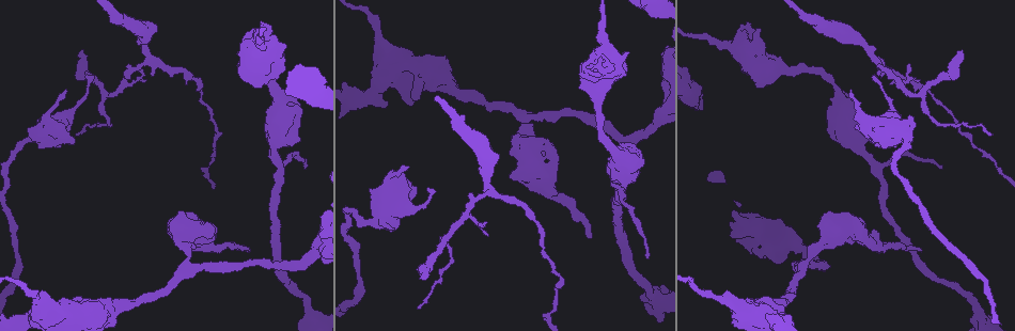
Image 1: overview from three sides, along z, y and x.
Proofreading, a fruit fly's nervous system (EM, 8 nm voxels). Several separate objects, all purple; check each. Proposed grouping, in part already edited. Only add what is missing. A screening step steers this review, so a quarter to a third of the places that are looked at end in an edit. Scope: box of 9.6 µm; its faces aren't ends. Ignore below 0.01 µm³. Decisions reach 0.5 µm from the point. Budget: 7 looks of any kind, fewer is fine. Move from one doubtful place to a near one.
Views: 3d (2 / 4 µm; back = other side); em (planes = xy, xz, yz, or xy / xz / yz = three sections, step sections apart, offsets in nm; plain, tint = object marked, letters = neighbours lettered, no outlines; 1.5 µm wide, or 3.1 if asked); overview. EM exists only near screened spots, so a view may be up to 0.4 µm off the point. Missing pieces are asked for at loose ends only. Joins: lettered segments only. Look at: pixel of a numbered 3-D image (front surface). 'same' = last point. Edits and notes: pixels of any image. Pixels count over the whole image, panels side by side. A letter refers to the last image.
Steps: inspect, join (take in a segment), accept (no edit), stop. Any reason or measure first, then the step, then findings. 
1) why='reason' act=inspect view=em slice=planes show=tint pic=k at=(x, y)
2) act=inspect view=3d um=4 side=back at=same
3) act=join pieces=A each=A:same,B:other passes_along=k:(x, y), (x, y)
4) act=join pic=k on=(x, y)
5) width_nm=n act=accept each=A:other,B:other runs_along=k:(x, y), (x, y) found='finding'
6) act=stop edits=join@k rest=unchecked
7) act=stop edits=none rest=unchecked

act=inspect view=3d um=2 pic=1 at=(83, 50)

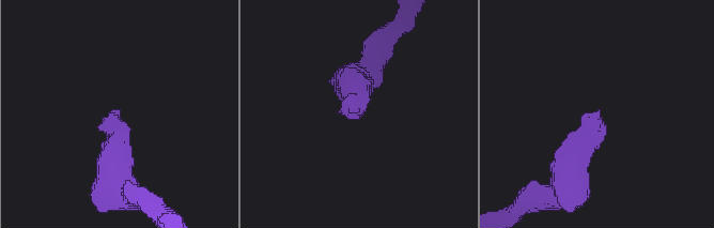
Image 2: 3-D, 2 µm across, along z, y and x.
why='now the EM' act=inspect view=em slice=planes show=letters pic=2 at=(599, 115)

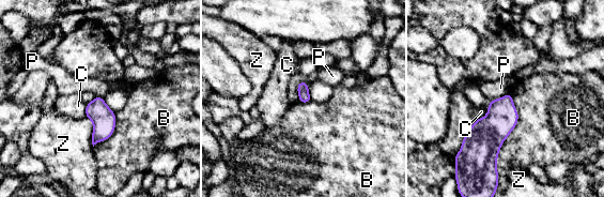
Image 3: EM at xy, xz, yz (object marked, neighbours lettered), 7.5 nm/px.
act=accept each=B:other,C:other,P:other,Z:other border=3:(510, 92), (517, 123), (497, 166) found='no lettered segment goes on from it'

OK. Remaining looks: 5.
why='free end' act=inspect view=em slice=planes show=letters pic=1 at=(427, 187)

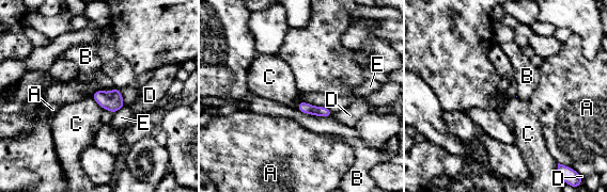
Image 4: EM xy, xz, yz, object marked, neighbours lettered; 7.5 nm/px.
act=accept each=A:other,B:other,C:other,D:other,E:other border=4:(91, 96), (102, 109) found='no lettered segment goes on from it'

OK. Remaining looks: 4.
why='stops while still wide' act=inspect view=em slice=planes show=letters pic=1 at=(283, 132)

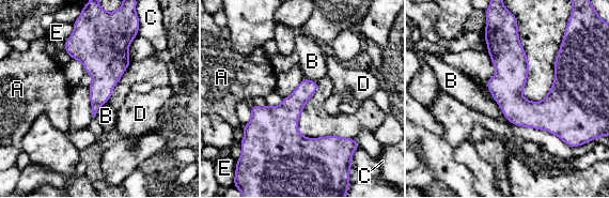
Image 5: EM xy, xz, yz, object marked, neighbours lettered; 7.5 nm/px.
act=accept each=A:other,B:other,C:other,D:other,E:other border=5:(492, 95), (502, 115), (513, 124) found='none of them fits'

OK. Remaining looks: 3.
act=stop edits=none rest=unchecked

